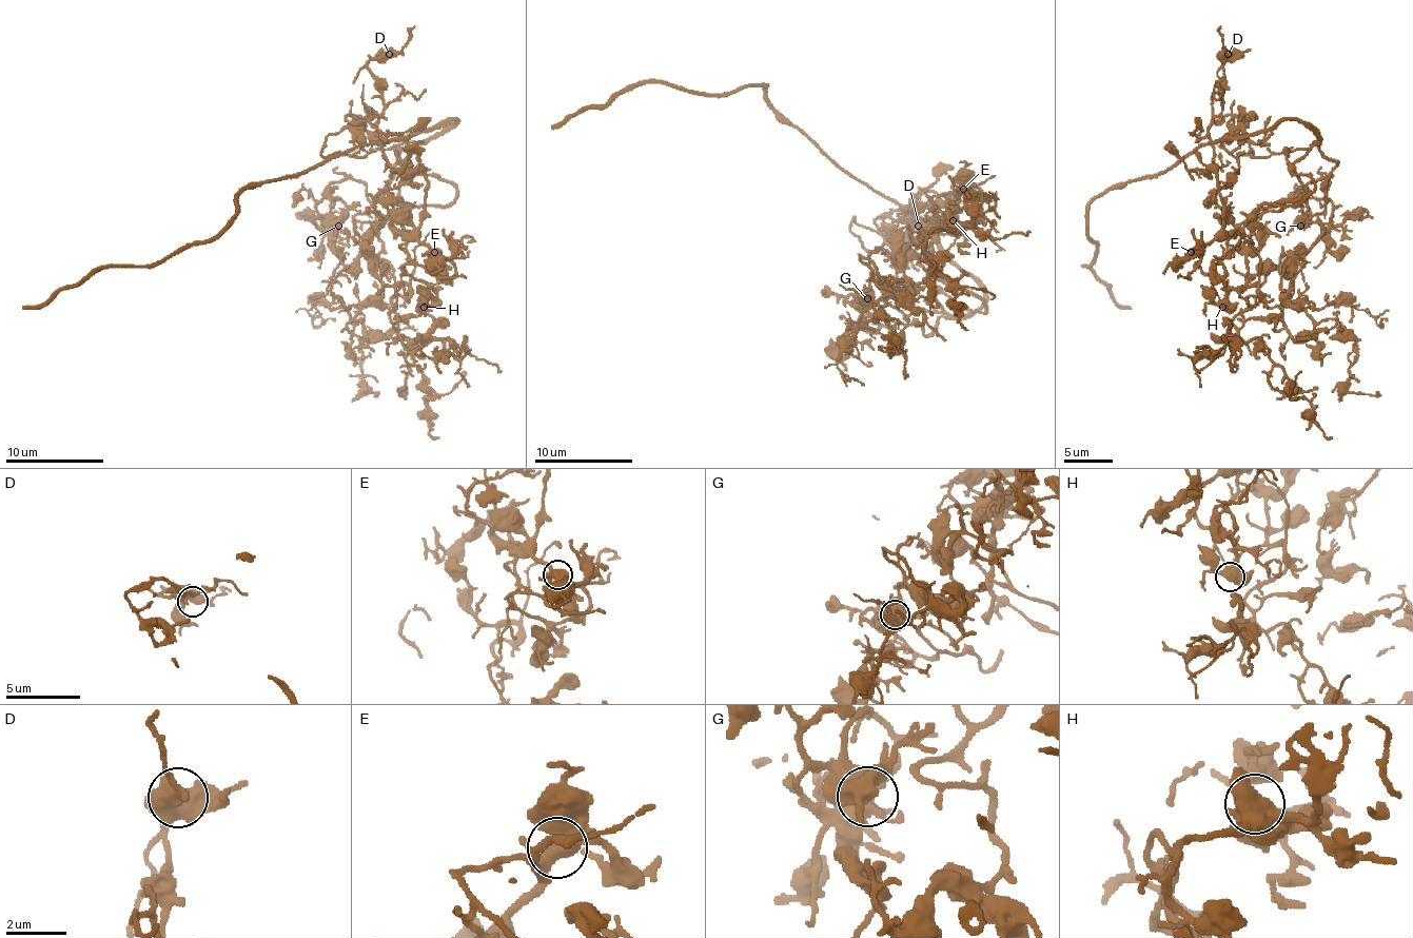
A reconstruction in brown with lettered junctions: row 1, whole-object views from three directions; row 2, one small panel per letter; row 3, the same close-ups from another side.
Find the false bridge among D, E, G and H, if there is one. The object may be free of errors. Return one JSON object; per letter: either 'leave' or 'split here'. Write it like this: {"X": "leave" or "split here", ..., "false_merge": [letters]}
{"D": "leave", "E": "split here", "G": "leave", "H": "leave", "false_merge": ["E"]}

